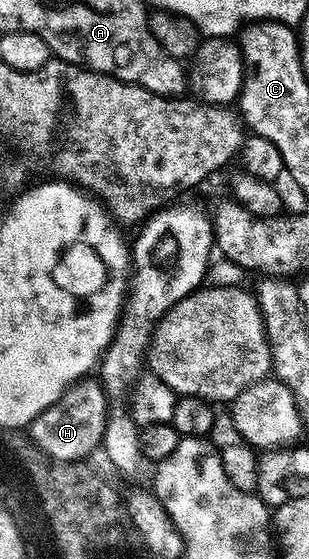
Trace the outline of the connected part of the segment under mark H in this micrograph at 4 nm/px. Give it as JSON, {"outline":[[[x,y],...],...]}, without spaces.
{"outline":[[[82,380],[61,396],[58,401],[42,411],[32,423],[28,432],[31,442],[37,449],[43,451],[49,458],[66,460],[67,462],[81,461],[93,450],[99,449],[105,434],[105,422],[108,419],[108,402],[101,384],[94,380]]]}

